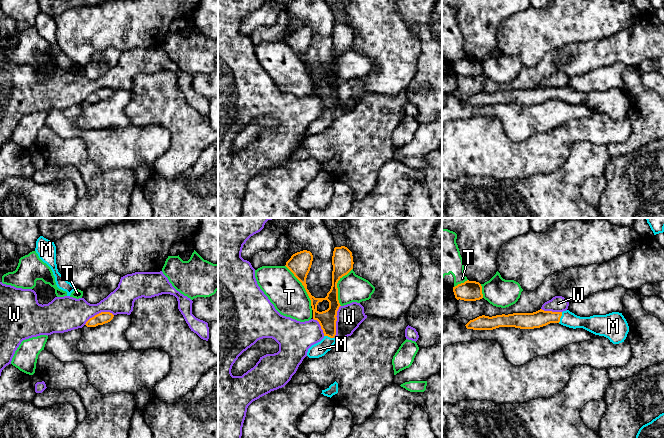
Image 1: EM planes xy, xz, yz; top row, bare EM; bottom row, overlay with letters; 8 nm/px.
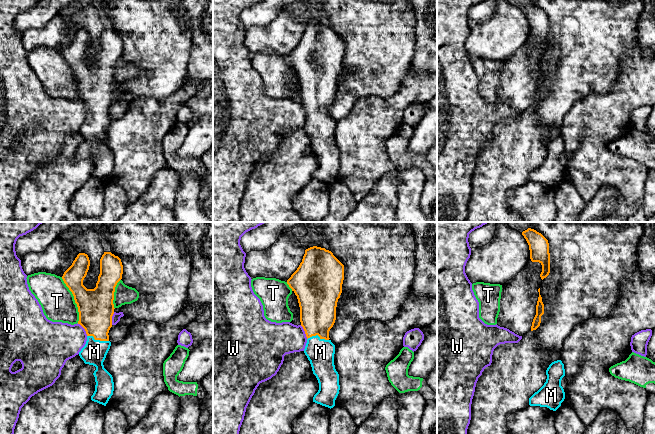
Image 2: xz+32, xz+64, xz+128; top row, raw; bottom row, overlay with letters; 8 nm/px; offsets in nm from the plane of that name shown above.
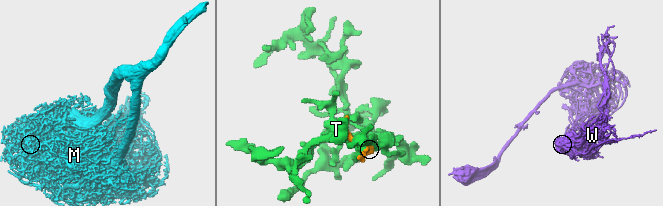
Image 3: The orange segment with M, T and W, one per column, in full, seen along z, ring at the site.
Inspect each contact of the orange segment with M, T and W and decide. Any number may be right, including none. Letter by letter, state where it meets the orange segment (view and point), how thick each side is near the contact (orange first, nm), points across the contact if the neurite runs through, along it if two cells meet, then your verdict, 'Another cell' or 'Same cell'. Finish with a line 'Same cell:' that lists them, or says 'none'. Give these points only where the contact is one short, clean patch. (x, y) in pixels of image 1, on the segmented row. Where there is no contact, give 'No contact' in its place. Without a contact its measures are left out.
M: Touches orange at yz (560, 317). Thickness 140 nm (orange) against 120 nm. Path across: yz (540, 318), (560, 317), (568, 319). Same cell
T: Touches orange at xz (302, 284). Thickness 180 nm (orange) against 280 nm. Another cell
W: Touches orange at xz (336, 320). Thickness 150 nm (orange) against 200 nm. Another cell
Same cell: M

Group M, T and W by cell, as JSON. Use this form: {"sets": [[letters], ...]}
{"sets": [["M"], ["T", "W"]]}

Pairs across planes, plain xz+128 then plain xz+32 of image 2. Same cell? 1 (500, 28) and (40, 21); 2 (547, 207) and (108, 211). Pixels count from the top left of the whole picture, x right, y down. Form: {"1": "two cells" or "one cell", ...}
{"1": "two cells", "2": "two cells"}

